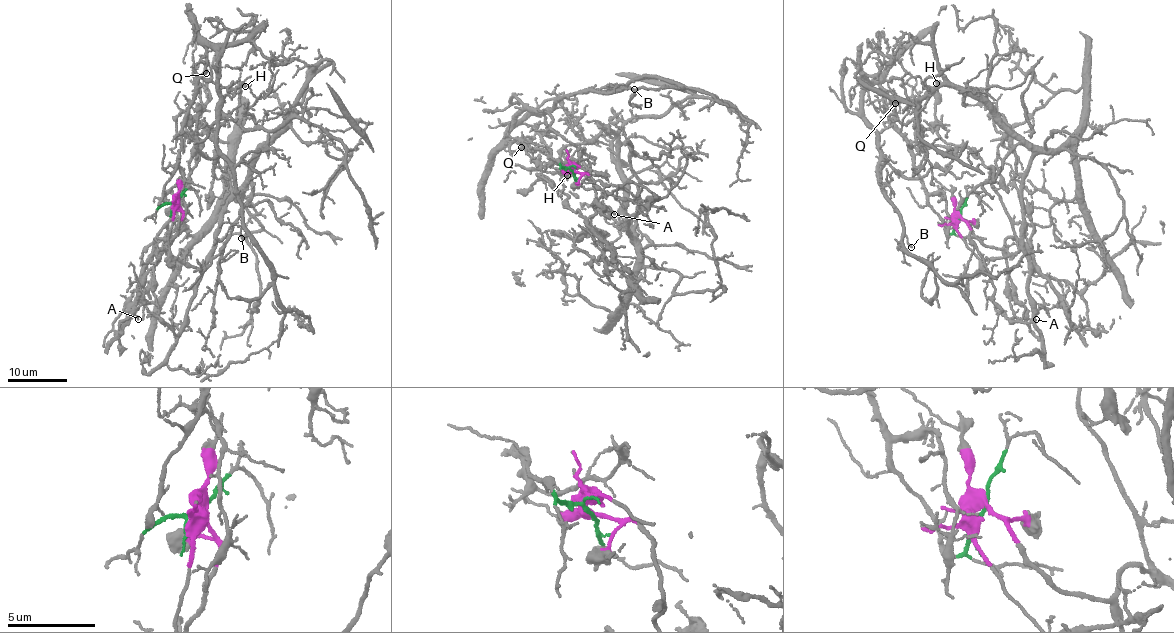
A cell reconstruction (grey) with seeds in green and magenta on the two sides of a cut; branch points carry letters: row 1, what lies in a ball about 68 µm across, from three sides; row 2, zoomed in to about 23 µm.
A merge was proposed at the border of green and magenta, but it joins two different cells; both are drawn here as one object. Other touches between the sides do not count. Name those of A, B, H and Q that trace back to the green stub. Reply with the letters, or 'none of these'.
B, H, Q

